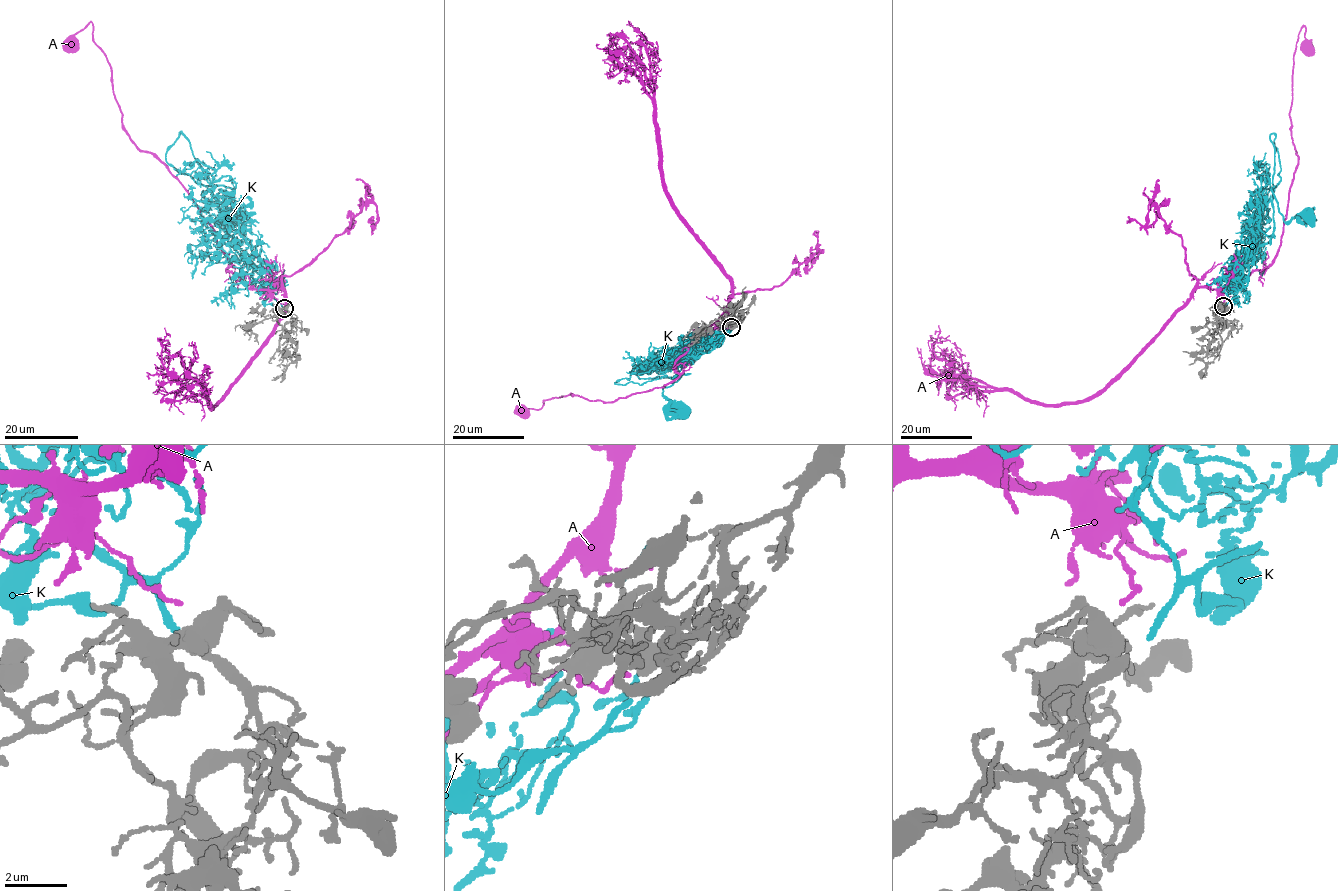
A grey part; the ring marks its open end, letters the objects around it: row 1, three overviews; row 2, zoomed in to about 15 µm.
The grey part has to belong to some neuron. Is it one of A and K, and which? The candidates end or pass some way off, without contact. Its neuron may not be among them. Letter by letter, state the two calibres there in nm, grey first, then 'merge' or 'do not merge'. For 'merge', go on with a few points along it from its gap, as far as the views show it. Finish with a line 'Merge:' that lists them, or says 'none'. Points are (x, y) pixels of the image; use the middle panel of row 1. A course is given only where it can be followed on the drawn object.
A: 400 nm thick on the grey side, 110 nm on the other; do not merge
K: 400 nm thick on the grey side, 180 nm on the other; merge; it runs (730, 329), (708, 341), (708, 351), (684, 360), (680, 375), (661, 376), (680, 376), (662, 394), (682, 414)
Merge: K

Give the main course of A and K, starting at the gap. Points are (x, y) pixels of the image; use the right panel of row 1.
A: (1223, 302), (1220, 288), (1265, 270), (1280, 245), (1297, 165), (1289, 112), (1293, 57), (1304, 26), (1306, 47)
K: (1225, 307), (1235, 302), (1235, 289), (1243, 283), (1256, 249), (1271, 237), (1271, 188), (1285, 221), (1310, 217)

